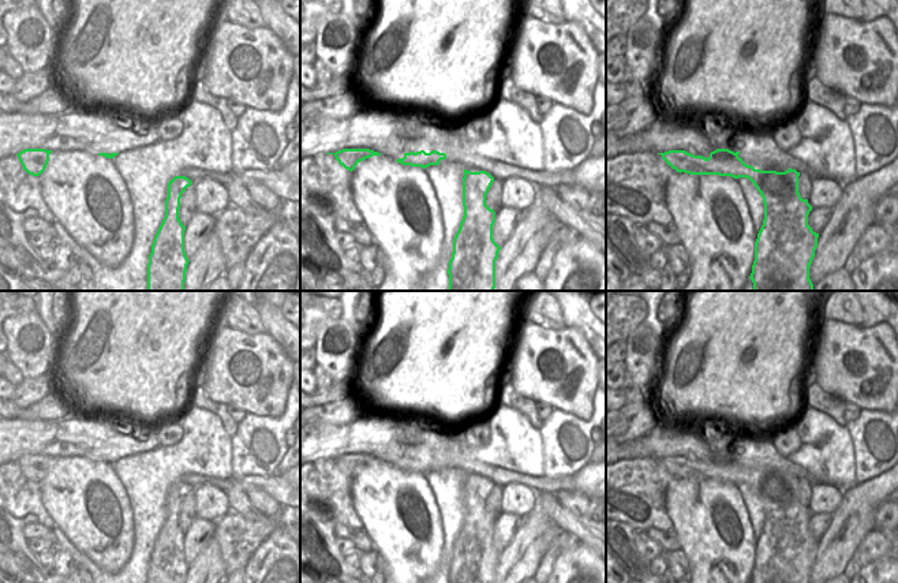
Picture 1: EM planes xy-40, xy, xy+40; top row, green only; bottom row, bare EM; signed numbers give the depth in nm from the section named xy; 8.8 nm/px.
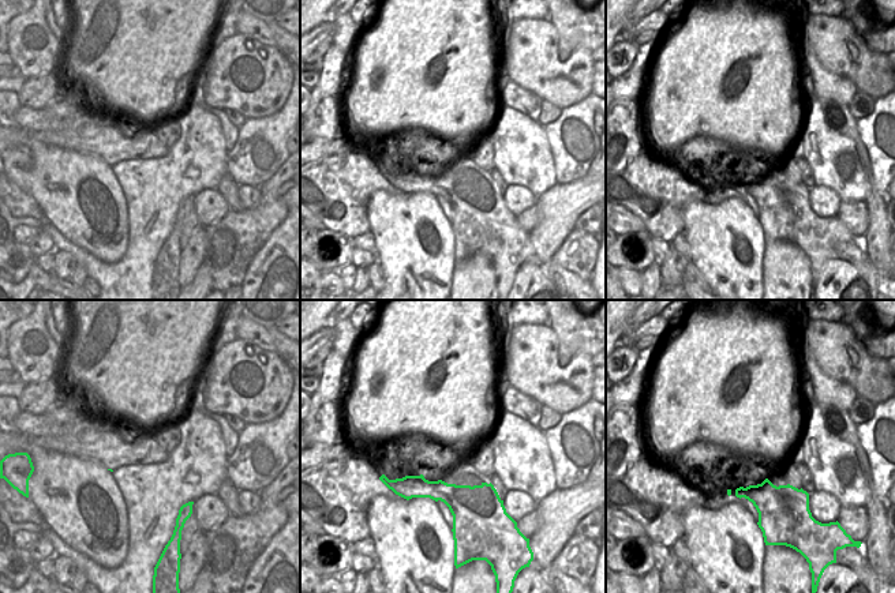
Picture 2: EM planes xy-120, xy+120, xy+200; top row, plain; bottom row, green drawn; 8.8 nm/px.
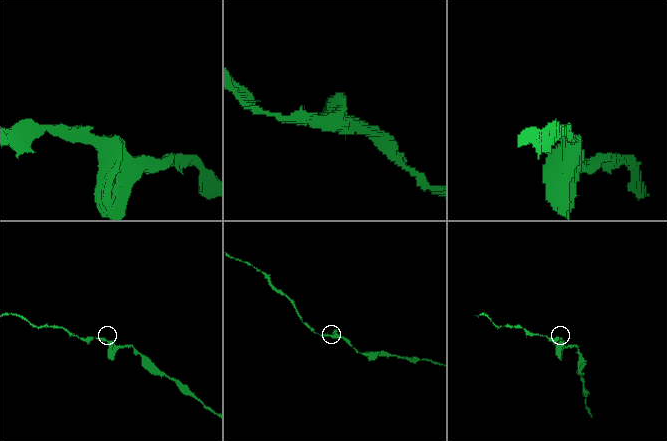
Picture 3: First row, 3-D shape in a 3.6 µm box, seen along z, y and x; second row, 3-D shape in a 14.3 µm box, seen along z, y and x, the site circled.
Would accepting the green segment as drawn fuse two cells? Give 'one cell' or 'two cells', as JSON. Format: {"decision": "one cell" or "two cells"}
{"decision": "one cell"}

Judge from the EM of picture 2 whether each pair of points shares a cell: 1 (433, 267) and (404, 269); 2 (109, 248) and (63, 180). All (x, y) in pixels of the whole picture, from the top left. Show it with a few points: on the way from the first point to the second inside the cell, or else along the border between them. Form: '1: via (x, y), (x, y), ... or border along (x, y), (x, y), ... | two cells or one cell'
1: via (426, 267), (411, 265) | one cell
2: via (89, 243), (86, 240), (86, 218), (78, 201) | one cell

